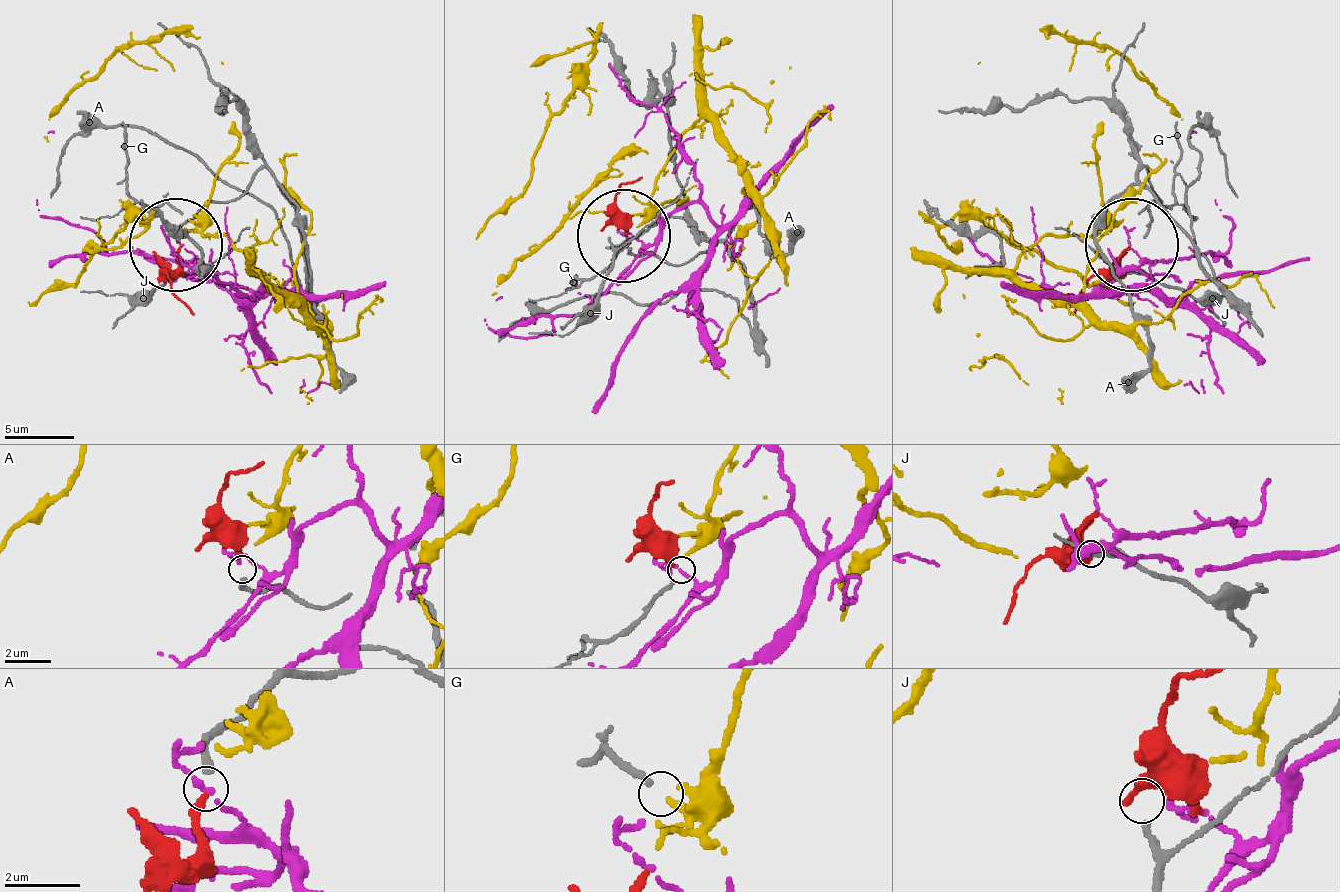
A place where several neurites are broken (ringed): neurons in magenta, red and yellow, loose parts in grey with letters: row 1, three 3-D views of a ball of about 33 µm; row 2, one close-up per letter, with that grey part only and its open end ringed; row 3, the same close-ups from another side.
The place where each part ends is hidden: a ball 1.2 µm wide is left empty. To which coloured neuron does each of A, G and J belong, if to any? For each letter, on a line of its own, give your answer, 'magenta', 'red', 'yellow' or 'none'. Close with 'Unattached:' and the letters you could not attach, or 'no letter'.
A: red
G: yellow
J: none
Unattached: J

